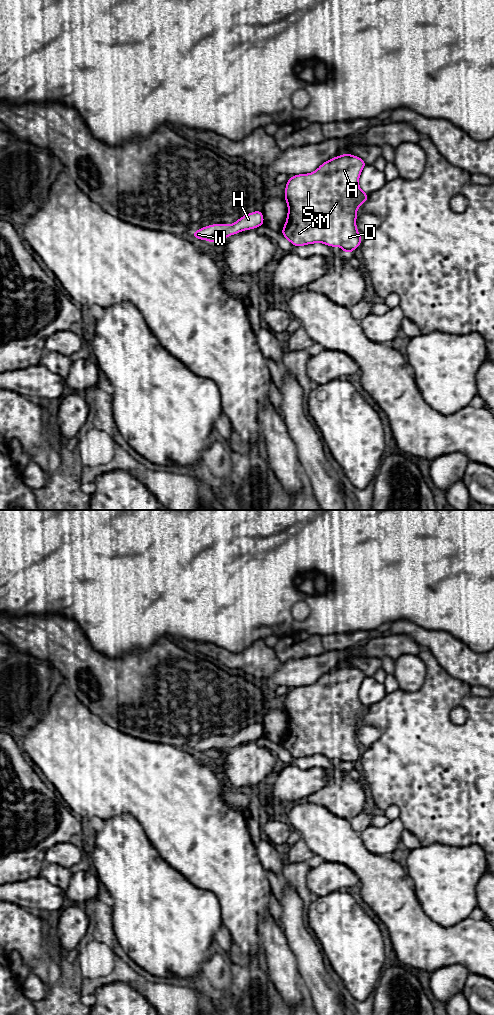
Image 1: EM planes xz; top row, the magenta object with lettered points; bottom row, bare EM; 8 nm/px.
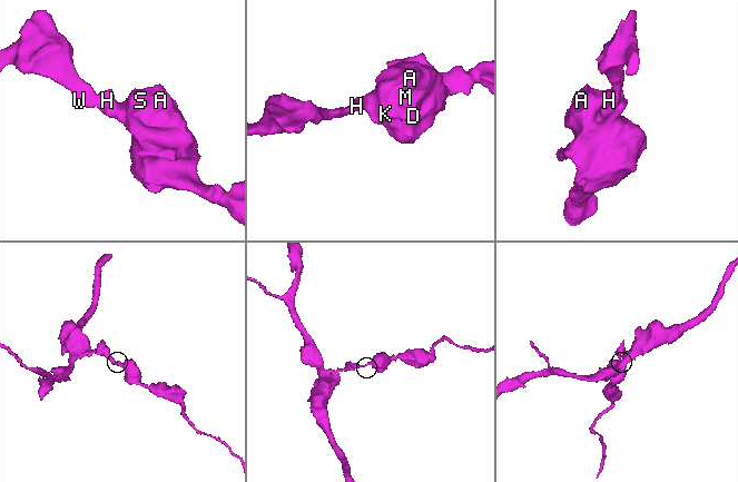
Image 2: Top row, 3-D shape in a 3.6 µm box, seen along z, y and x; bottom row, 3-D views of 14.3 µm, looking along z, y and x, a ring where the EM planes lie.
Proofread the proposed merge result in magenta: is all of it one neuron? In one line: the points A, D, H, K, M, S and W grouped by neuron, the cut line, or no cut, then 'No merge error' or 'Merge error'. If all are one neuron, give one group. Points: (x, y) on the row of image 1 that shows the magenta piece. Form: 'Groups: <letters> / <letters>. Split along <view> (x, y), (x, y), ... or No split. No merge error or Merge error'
Groups: A D H K M S W. No split. No merge error

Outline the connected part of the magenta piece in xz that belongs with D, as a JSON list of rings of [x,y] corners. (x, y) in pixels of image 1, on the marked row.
[[[345,153],[322,163],[312,173],[290,176],[284,196],[288,214],[280,233],[294,247],[319,242],[341,247],[346,254],[360,247],[362,237],[356,227],[356,211],[368,200],[369,194],[360,189],[358,180],[366,165],[360,157]]]

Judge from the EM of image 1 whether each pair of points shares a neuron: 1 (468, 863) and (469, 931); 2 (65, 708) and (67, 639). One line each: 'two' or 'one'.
1: two
2: two

